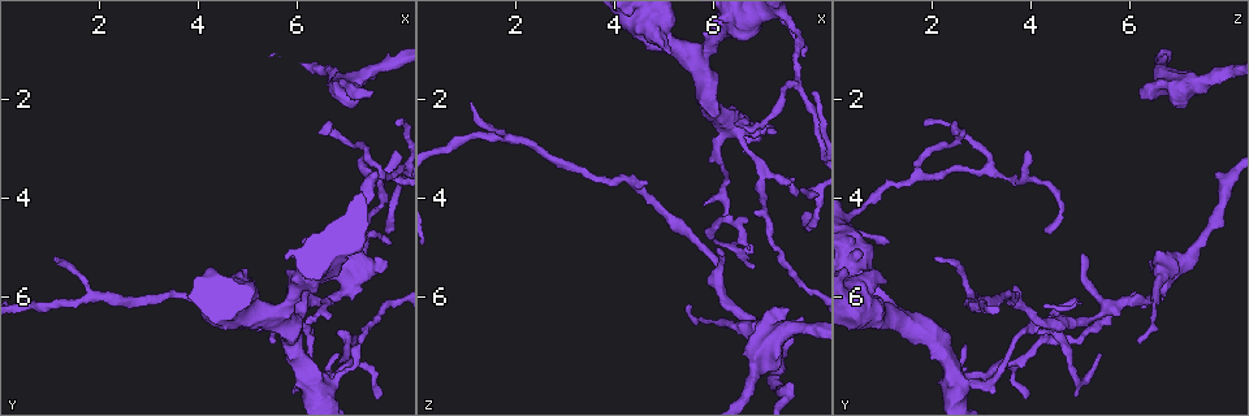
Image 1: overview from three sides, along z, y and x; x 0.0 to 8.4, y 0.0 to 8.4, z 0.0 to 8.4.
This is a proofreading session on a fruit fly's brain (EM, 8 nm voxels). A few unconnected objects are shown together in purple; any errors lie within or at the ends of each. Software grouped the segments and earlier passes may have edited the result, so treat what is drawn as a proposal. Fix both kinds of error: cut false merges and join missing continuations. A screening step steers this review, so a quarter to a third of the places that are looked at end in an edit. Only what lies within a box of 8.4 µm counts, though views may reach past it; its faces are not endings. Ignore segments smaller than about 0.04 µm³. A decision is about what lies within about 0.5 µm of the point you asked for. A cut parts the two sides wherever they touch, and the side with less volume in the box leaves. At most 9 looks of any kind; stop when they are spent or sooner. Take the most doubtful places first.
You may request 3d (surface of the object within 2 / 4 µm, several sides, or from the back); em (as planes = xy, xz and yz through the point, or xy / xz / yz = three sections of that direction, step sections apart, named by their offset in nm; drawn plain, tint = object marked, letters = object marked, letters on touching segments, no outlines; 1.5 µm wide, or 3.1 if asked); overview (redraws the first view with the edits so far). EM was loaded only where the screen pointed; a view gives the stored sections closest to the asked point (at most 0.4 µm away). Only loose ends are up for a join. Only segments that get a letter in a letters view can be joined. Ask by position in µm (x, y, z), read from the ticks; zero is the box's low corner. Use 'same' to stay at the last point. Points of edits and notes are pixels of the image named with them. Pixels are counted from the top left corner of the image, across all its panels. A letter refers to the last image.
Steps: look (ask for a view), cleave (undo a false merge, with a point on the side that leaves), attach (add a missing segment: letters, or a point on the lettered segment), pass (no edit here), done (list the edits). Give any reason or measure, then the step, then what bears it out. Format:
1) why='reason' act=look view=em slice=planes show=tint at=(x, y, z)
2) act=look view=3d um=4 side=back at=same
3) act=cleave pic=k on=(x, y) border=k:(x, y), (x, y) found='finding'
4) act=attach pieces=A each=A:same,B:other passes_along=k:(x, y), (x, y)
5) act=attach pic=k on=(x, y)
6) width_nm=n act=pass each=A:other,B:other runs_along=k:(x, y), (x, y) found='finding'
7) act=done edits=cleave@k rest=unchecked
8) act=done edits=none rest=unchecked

why='an open end' act=look view=em slice=xz step=4 show=letters at=(7.45, 1.85, 6.25)

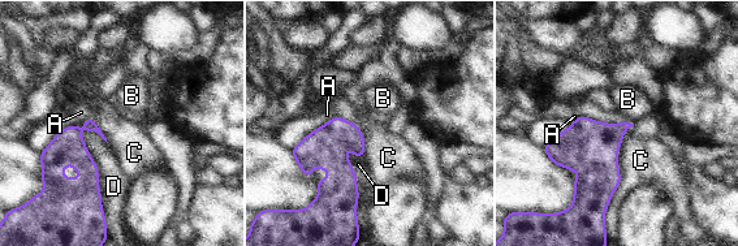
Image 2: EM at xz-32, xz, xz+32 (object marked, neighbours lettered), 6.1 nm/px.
longest_contact=D:600nm act=pass each=A:other,B:other,C:other,D:other found='no lettered segment goes on from it'

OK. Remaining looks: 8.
why='thin end' act=look view=3d um=4 at=(7.25, 7.00, 2.65)

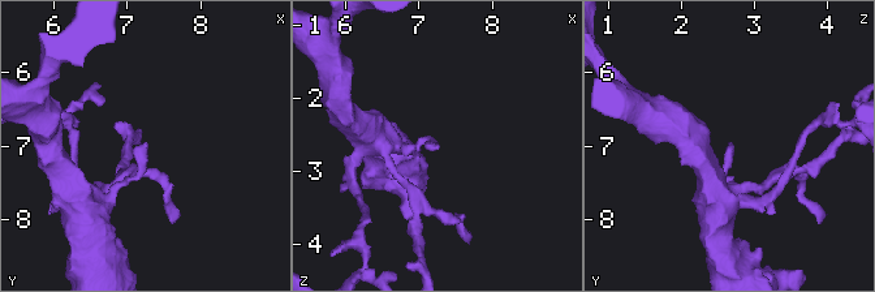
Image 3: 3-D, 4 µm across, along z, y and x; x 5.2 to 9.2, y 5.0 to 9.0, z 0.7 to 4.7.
act=look view=em slice=planes show=tint at=(7.30, 7.00, 2.65)

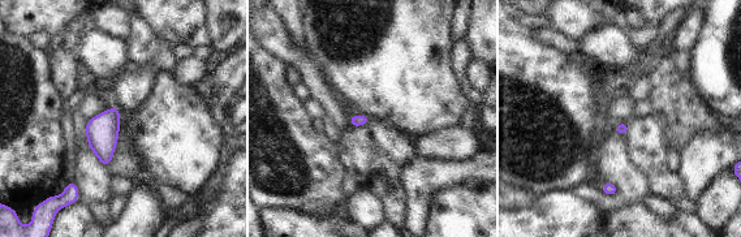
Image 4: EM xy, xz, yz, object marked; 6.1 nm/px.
why='what lies round it' act=look view=em slice=planes show=letters at=same

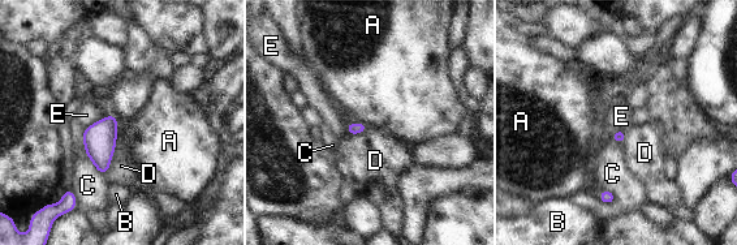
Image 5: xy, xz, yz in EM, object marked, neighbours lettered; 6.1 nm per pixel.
longest_contact=C:320nm act=pass each=A:other,B:other,C:other,D:other,E:other border=5:(358, 121), (367, 125) found='no lettered segment goes on from it'

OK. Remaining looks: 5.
why='thin end' act=look view=em slice=xz step=8 show=tint at=(6.85, 7.20, 5.35)

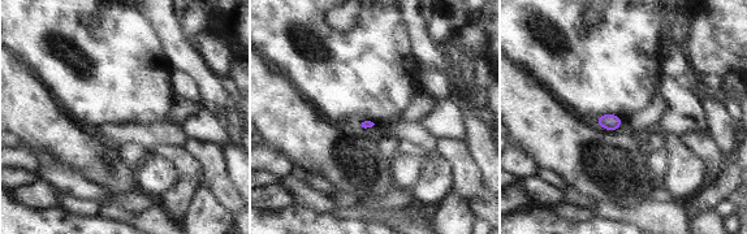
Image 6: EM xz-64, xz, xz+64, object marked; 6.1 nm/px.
act=look view=em slice=planes show=tint at=same

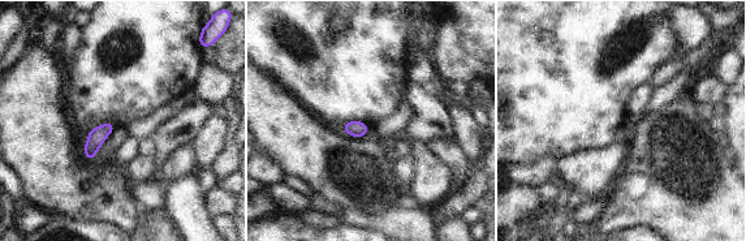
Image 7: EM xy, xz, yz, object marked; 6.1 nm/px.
why='what lies round it' act=look view=em slice=planes show=letters at=same

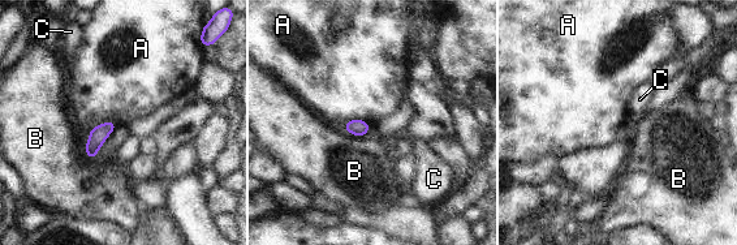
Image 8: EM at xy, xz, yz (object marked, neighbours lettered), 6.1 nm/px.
width_nm=100 act=pass each=A:other,B:other,C:other found='none of them fits'

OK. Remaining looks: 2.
why='branch stops here' act=look view=em slice=planes show=letters at=(7.85, 4.90, 1.15)

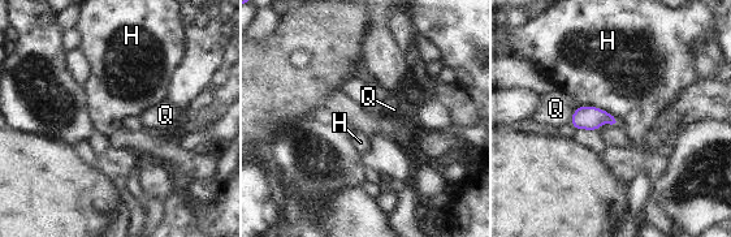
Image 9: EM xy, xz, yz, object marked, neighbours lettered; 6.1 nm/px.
act=pass each=H:other,Q:other border=9:(582, 103), (605, 110), (619, 124) found='no lettered segment goes on from it'

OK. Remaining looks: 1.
act=done edits=none rest=unchecked

